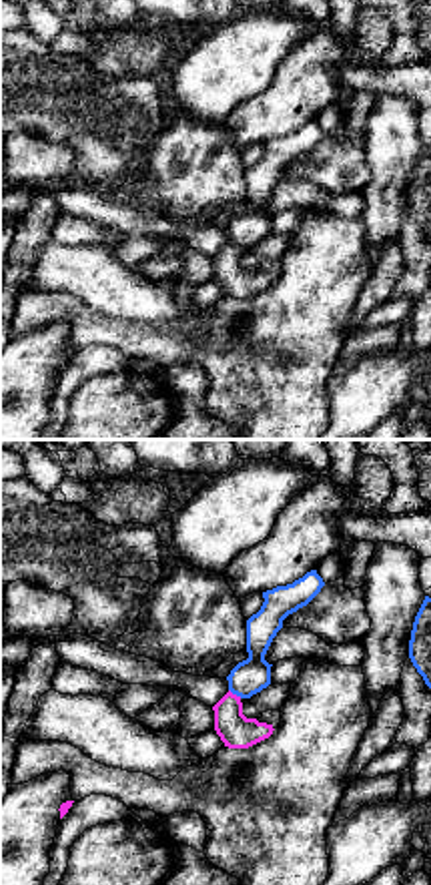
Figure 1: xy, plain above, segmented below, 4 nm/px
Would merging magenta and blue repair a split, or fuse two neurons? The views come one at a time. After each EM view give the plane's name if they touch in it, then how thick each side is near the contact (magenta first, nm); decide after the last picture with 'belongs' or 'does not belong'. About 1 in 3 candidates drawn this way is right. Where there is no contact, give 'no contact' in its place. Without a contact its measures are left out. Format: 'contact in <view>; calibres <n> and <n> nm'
contact in xy; calibres 140 and 140 nm

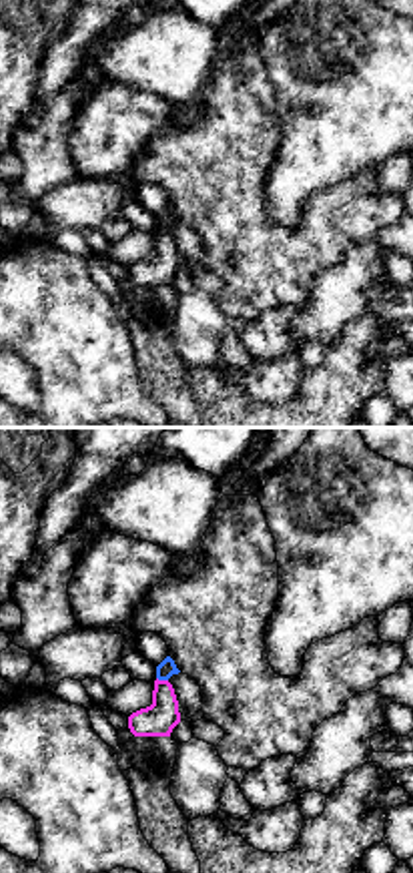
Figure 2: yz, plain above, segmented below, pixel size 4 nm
contact in yz; calibres 140 and 70 nm

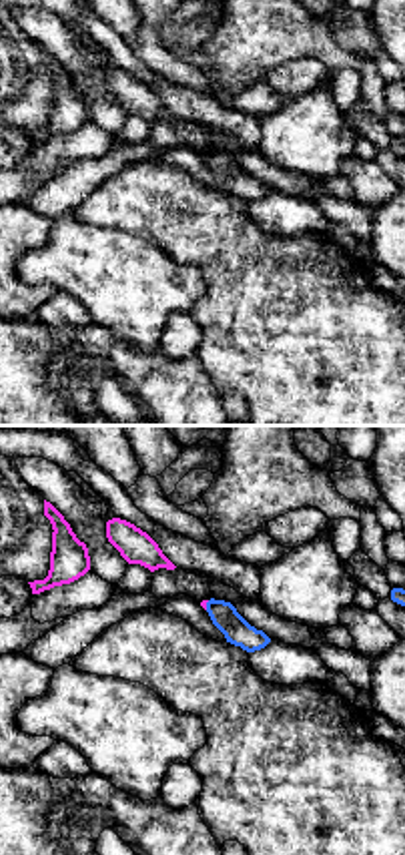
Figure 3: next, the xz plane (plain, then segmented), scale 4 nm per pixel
contact in xz; calibres 20 and 110 nm

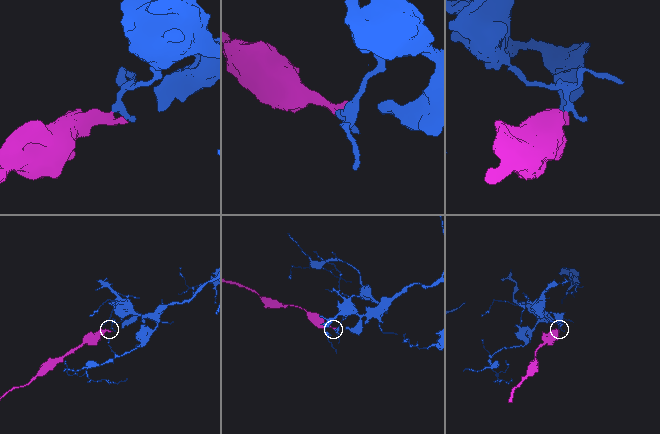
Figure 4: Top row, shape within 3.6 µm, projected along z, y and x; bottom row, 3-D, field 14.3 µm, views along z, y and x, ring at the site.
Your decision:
does not belong

